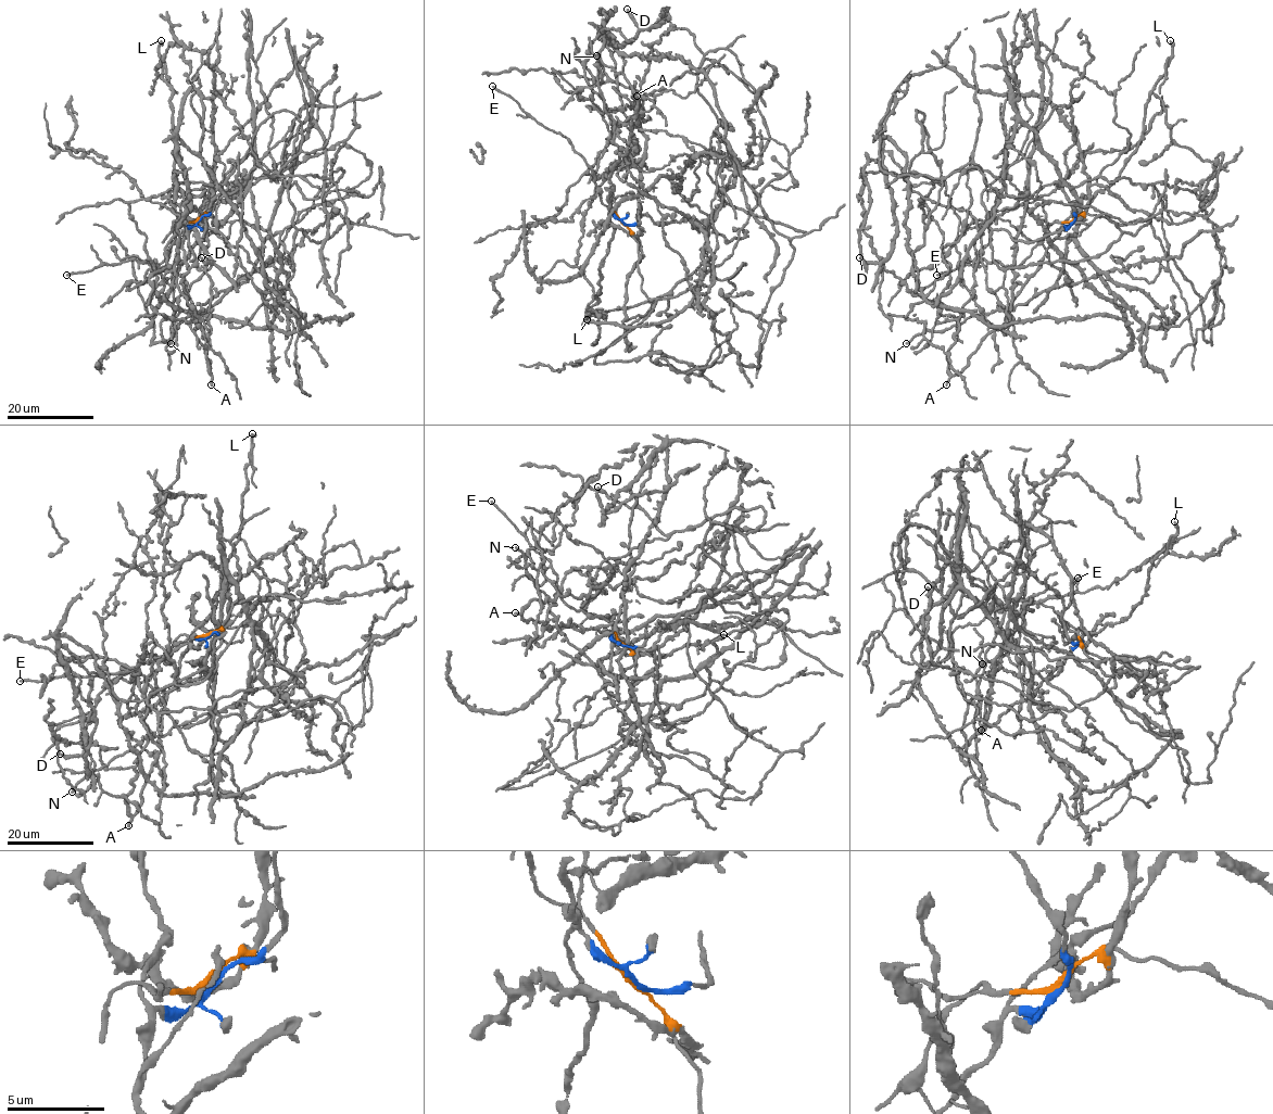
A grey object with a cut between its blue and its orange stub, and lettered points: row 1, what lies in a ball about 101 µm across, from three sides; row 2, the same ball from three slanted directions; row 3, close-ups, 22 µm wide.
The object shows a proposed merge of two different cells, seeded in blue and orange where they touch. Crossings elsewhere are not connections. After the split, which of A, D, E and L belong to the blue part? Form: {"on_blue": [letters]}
{"on_blue": ["A", "L"]}

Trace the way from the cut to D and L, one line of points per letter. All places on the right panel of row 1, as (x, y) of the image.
D: (1074, 219), (1149, 220), (992, 291), (973, 217), (883, 151), (893, 250), (859, 257)
L: (1074, 219), (1069, 225), (1062, 224), (1119, 175), (1137, 148), (1149, 92), (1167, 74), (1172, 54), (1170, 41)

